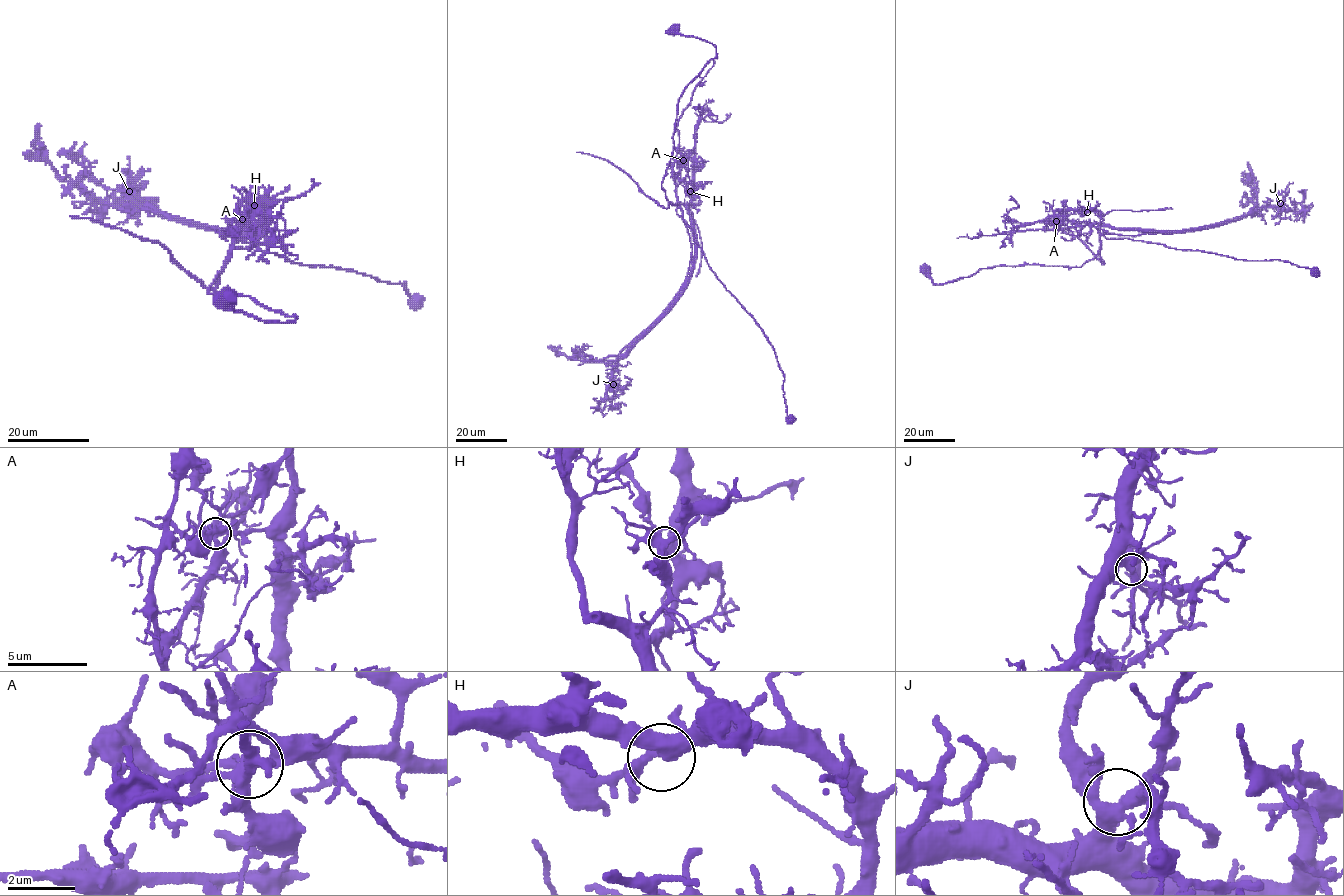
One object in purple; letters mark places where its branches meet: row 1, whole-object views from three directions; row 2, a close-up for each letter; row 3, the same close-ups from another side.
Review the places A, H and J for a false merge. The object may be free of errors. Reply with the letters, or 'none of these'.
A

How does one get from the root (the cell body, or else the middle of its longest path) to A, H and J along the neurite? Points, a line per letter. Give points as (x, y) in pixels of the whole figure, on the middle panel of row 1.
A: (674, 30), (709, 41), (716, 56), (678, 104), (662, 183), (672, 204), (683, 160)
H: (674, 30), (709, 41), (716, 53), (679, 100), (672, 155), (662, 183), (672, 204), (688, 206), (690, 191)
J: (674, 30), (716, 53), (679, 100), (662, 183), (683, 213), (691, 258), (675, 298), (618, 361), (613, 384)

